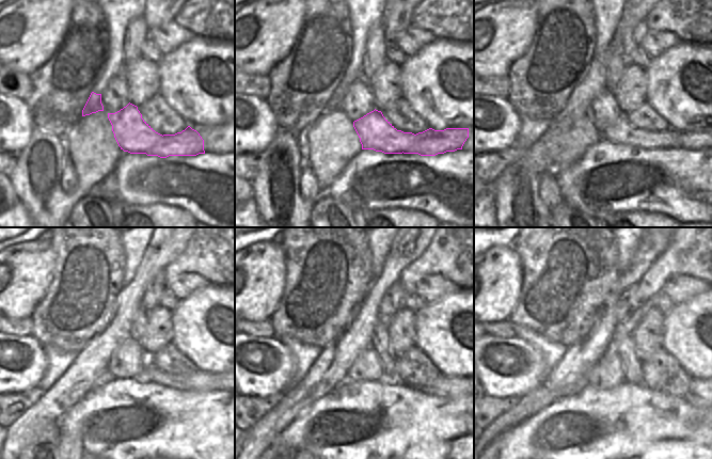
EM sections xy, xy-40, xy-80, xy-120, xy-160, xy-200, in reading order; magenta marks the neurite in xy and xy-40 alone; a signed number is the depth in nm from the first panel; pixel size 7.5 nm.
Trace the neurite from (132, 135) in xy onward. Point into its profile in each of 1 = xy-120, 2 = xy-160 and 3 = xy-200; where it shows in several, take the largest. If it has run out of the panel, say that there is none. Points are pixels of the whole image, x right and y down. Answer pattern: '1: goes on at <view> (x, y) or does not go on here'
1: goes on at xy-120 (200, 381)
2: goes on at xy-160 (444, 386)
3: goes on at xy-200 (691, 396)

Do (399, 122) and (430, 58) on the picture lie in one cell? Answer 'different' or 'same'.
different

